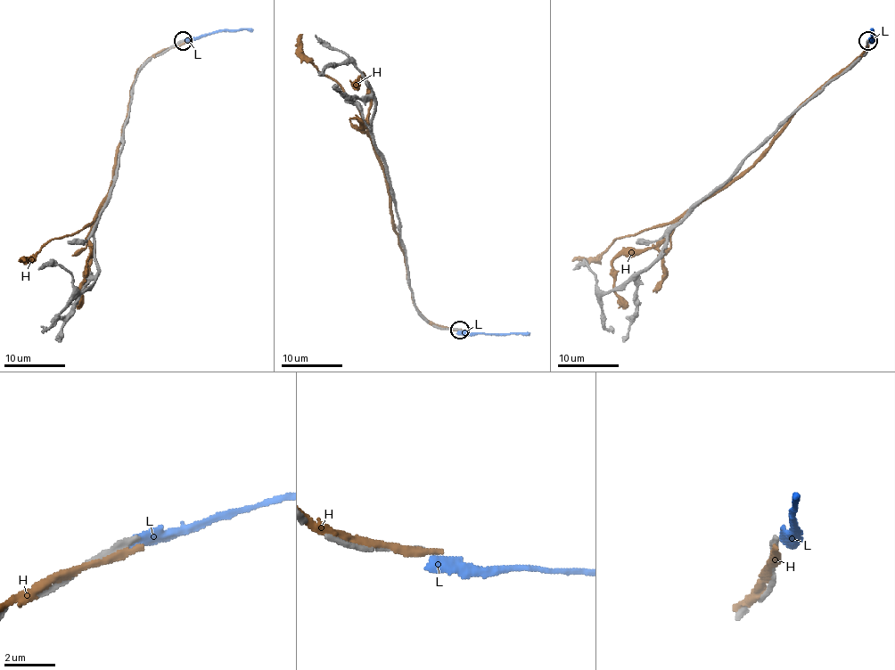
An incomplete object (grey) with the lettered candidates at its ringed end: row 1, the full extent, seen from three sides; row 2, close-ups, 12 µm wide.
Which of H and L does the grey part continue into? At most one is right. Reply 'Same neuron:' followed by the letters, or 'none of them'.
Same neuron: none of them

